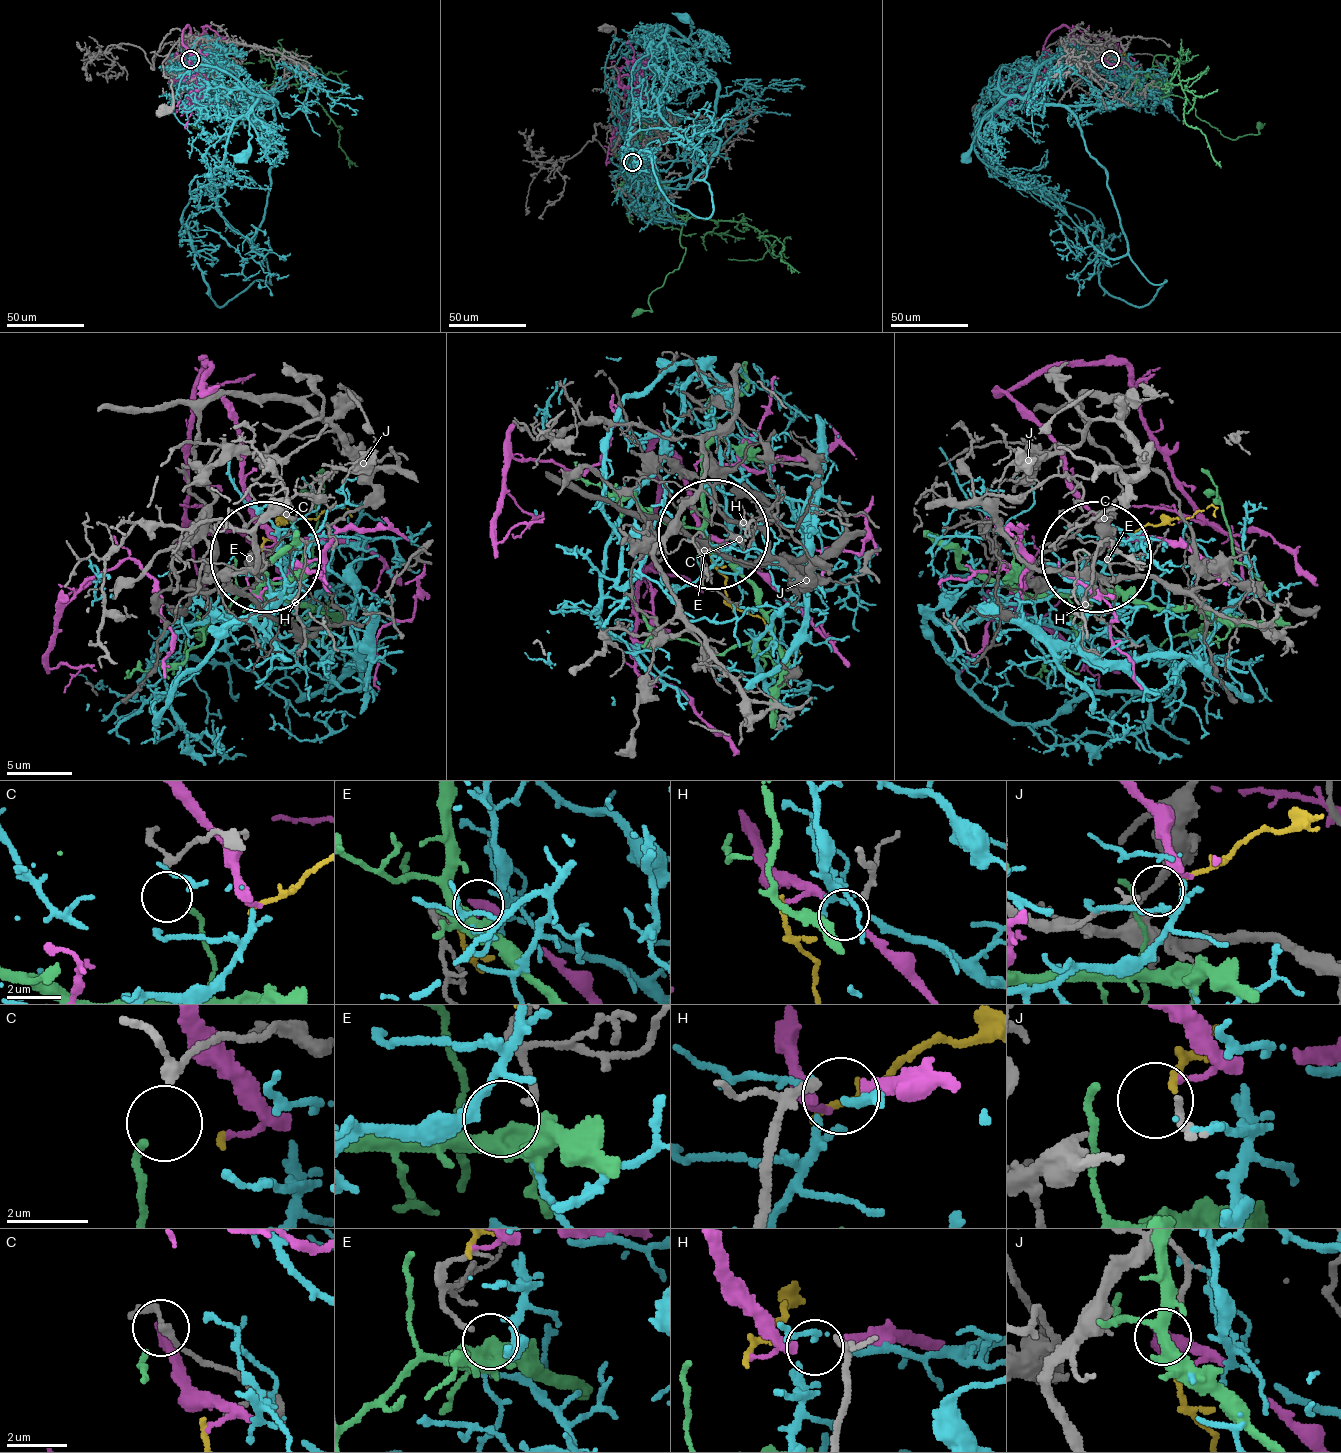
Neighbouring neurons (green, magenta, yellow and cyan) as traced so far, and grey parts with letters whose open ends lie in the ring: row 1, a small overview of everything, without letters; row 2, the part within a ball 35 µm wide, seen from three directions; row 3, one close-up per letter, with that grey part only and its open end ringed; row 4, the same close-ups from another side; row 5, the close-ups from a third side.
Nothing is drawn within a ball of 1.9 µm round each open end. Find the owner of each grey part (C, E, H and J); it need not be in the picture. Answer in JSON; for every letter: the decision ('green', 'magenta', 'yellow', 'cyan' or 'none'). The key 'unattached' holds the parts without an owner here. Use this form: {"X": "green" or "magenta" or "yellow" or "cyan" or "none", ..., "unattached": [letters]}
{"C": "green", "E": "none", "H": "magenta", "J": "yellow", "unattached": ["E"]}

